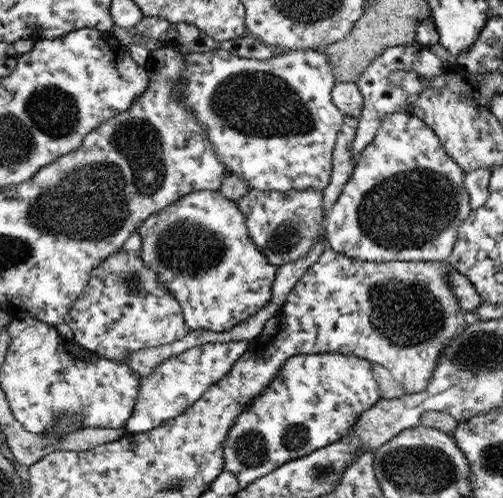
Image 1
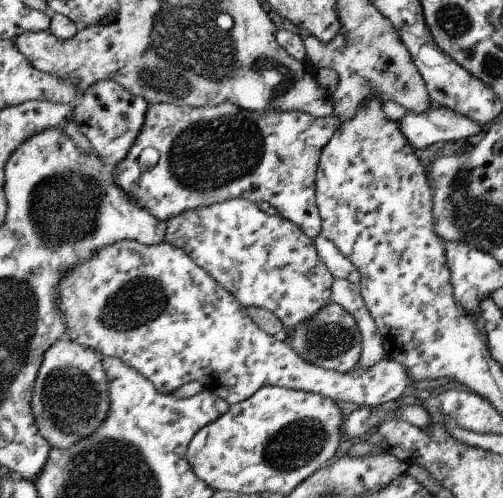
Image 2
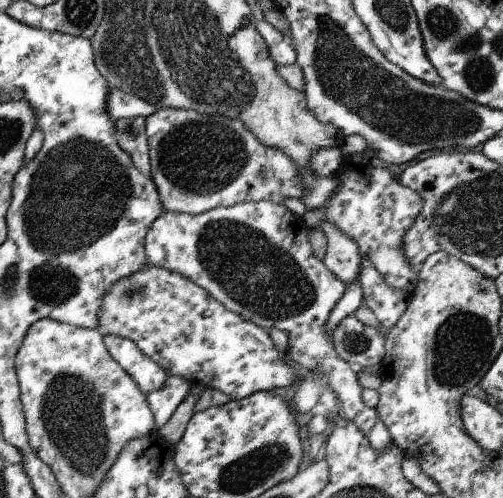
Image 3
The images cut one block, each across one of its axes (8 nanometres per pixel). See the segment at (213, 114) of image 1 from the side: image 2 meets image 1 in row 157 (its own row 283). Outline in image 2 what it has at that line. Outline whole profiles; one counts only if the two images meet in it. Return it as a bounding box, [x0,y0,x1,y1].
[163,197,332,330]

